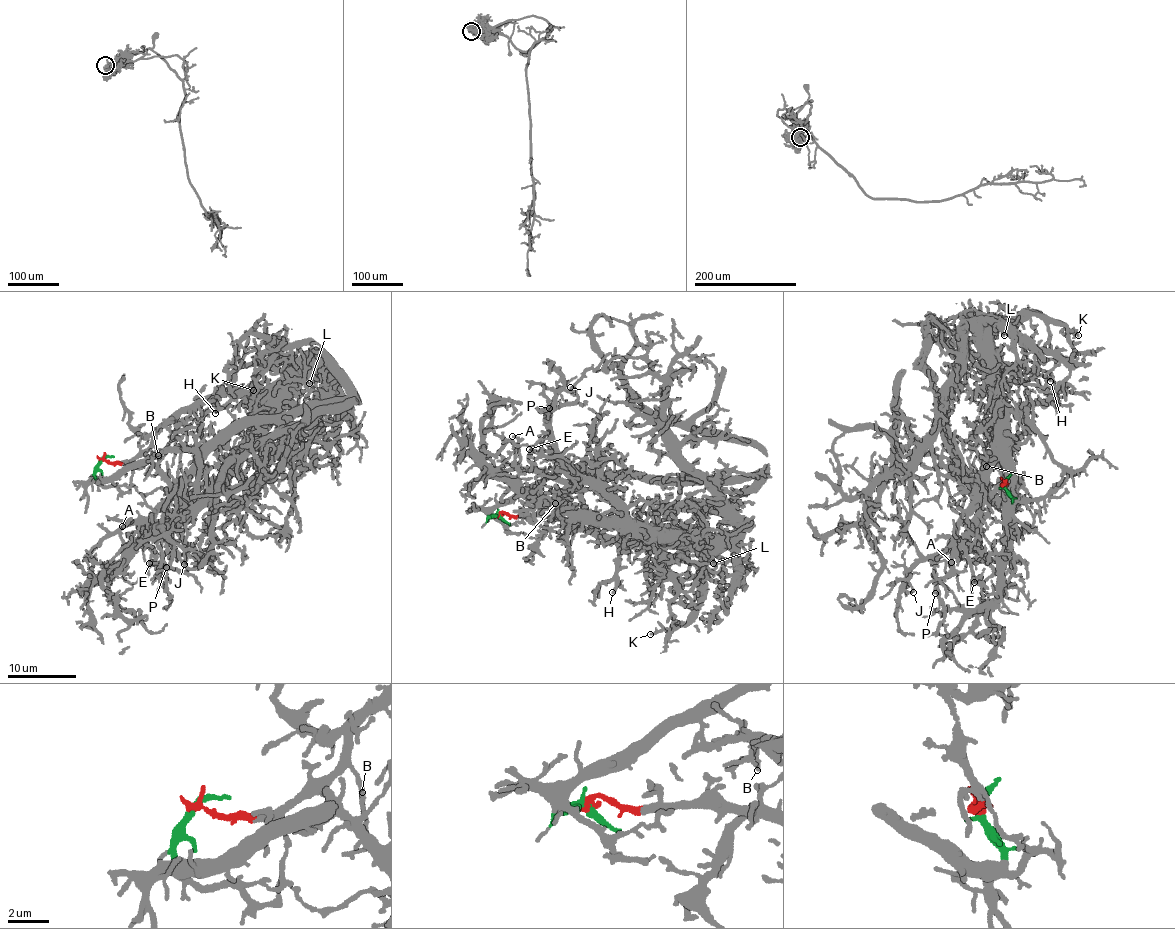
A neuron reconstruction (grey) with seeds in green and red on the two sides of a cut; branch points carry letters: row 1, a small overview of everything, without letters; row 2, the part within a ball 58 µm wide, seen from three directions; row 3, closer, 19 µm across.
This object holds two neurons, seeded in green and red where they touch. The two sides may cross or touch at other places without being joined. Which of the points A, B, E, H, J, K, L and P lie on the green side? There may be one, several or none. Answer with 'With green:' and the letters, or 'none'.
With green: A, B, E, J, P

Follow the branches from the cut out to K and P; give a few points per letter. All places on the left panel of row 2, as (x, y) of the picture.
K: (102, 459), (133, 461), (182, 410), (227, 394), (269, 388), (295, 367), (298, 372), (283, 390), (252, 391)
P: (102, 459), (99, 479), (149, 463), (167, 484), (170, 500), (143, 536), (158, 530), (166, 568)

